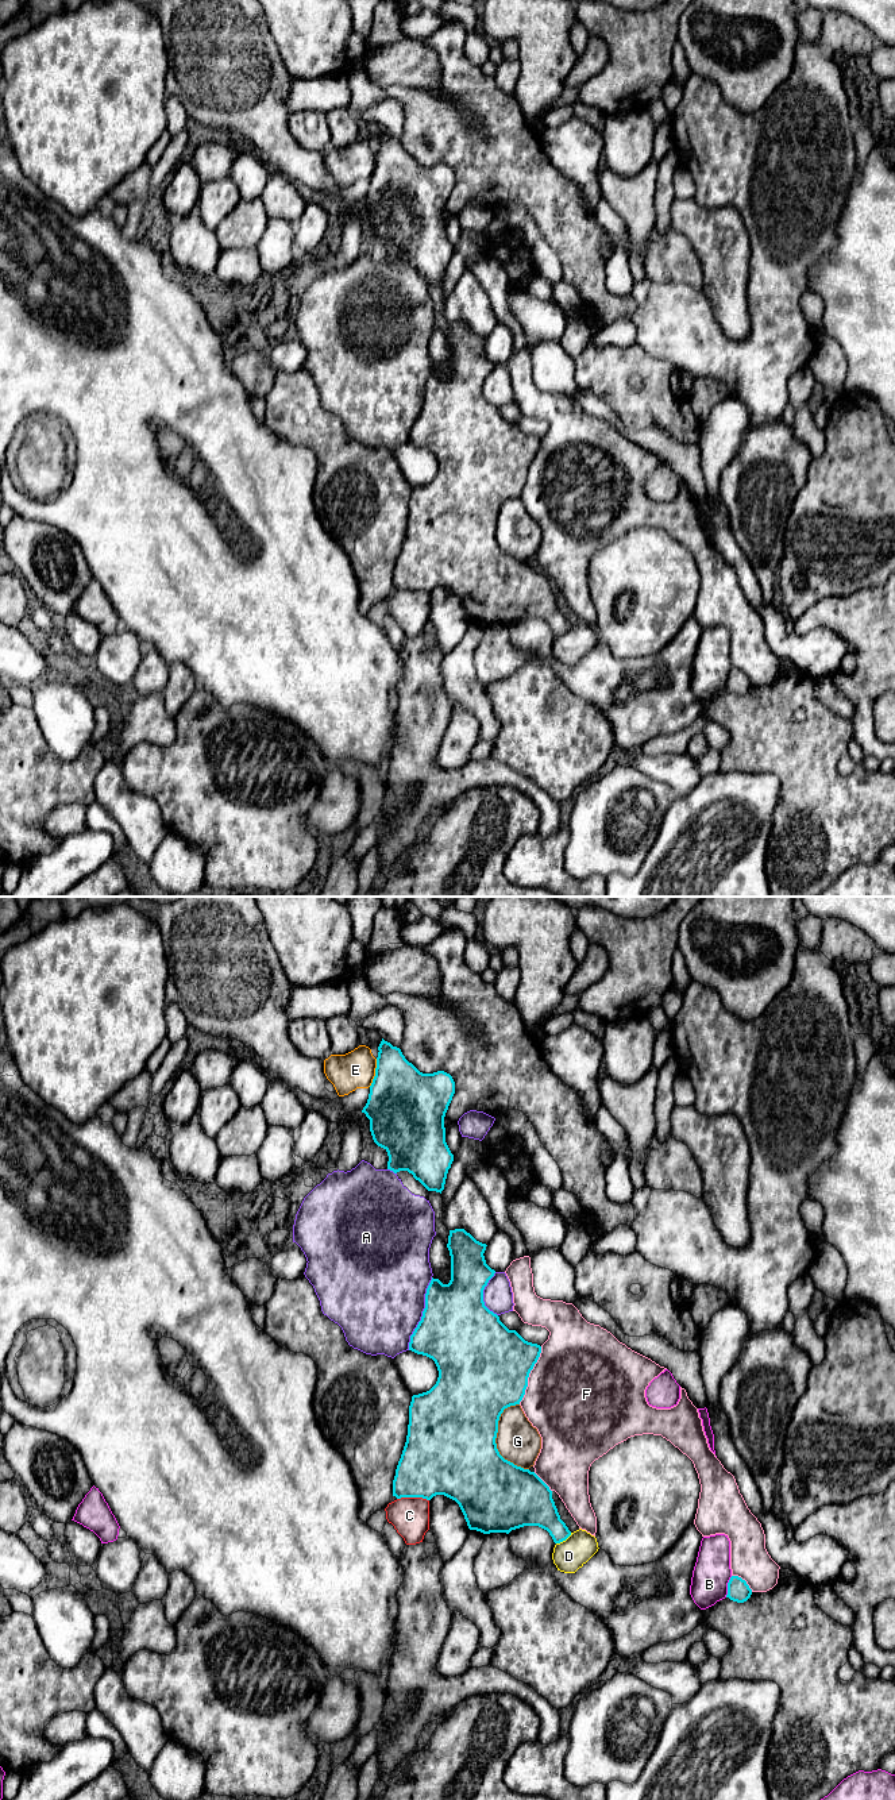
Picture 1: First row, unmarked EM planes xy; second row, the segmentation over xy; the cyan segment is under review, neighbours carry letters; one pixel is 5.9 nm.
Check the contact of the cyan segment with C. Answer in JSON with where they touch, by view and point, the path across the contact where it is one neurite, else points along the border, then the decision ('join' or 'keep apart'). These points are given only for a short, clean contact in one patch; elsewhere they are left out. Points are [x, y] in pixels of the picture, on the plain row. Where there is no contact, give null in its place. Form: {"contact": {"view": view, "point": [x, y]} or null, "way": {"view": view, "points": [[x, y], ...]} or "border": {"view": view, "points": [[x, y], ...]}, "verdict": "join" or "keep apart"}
{"contact": {"view": "xy", "point": [413, 589]}, "verdict": "join"}

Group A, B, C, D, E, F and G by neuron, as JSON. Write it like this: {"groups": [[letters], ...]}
{"groups": [["A", "B"], ["C"], ["D"], ["E"], ["F"], ["G"]]}

